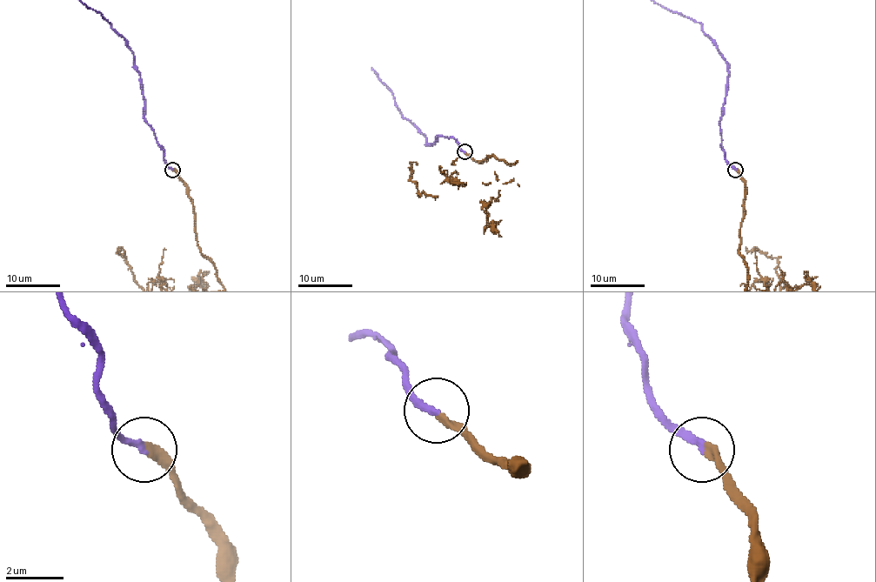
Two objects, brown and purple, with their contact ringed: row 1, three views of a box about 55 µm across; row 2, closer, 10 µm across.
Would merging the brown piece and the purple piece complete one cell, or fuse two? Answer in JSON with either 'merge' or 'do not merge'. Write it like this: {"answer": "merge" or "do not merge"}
{"answer": "merge"}

